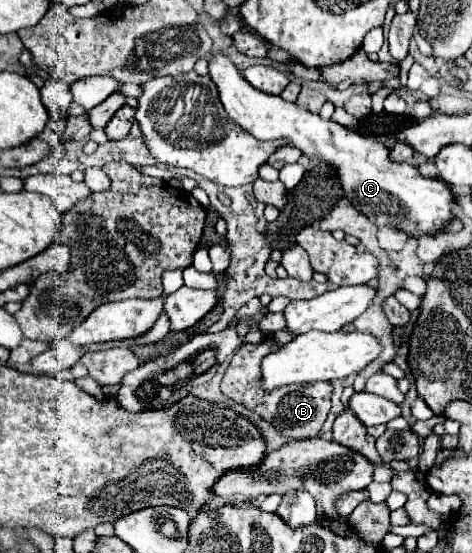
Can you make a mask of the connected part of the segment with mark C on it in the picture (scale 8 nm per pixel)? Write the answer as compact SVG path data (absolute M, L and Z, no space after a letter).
M218 54L208 62L210 78L220 92L220 102L238 126L258 140L288 140L290 146L298 148L304 156L330 164L340 178L344 196L366 218L372 218L378 228L390 226L408 236L422 238L444 232L444 228L454 220L456 194L444 180L426 178L408 162L394 162L390 158L390 148L378 140L360 136L332 120L322 120L318 114L286 102L280 96L252 88L226 56Z

